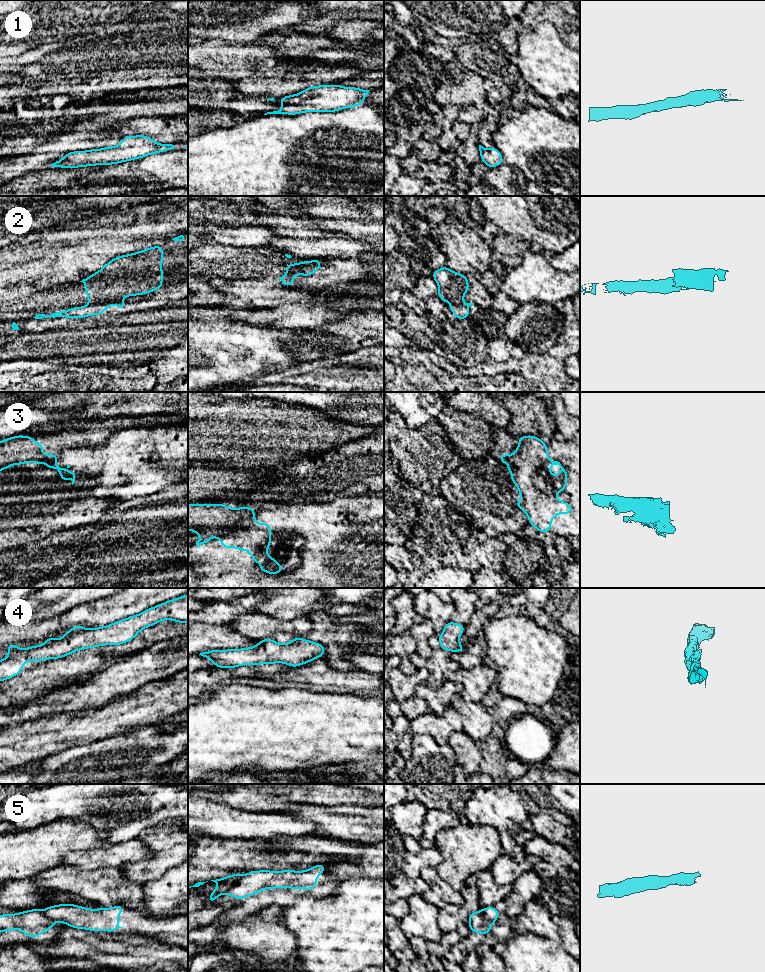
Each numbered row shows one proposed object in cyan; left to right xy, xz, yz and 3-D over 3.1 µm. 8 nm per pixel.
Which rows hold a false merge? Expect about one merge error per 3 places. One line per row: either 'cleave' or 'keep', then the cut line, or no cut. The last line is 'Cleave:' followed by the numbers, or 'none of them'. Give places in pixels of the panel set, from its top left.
1: keep | no cut
2: cleave | xy (121, 298), (90, 304)
3: keep | no cut
4: keep | no cut
5: cleave | xz (244, 875), (227, 891)
Cleave: 2, 5

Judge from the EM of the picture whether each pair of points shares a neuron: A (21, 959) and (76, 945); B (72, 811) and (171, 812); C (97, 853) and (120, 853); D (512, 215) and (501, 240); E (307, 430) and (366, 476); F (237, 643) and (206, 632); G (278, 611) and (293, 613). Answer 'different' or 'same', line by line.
A: different
B: same
C: same
D: different
E: different
F: same
G: same

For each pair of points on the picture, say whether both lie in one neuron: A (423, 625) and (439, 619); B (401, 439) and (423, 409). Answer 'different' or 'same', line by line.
A: different
B: different

